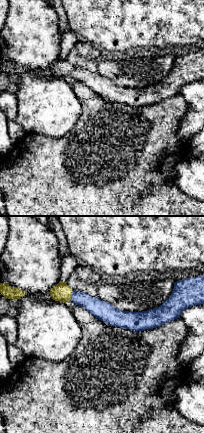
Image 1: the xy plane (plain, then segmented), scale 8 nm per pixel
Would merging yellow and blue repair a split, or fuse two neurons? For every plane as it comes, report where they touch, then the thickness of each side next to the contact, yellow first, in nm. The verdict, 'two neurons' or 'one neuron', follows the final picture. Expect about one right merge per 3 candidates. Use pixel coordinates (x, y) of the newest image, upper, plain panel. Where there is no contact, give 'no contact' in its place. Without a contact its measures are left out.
(70, 71) | 150/140 nm

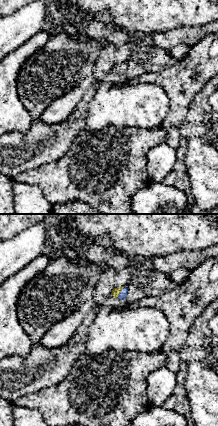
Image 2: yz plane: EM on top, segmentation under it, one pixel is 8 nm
(119, 67) | 60/70 nm

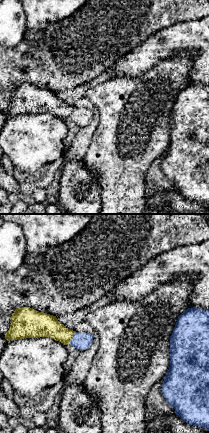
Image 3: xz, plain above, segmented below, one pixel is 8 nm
(71, 114) | 190/140 nm

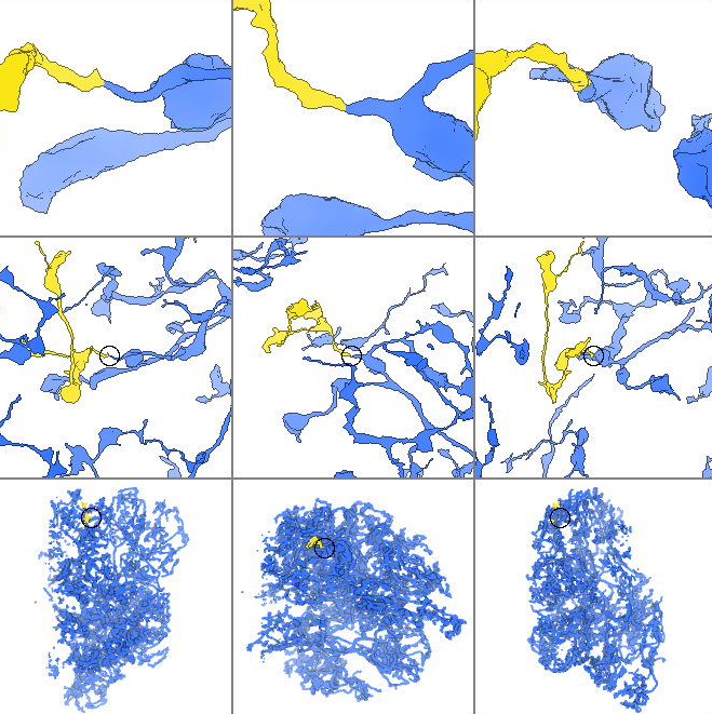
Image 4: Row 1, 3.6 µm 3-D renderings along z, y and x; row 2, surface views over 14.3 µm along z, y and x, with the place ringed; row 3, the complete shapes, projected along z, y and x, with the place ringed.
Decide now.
one neuron

